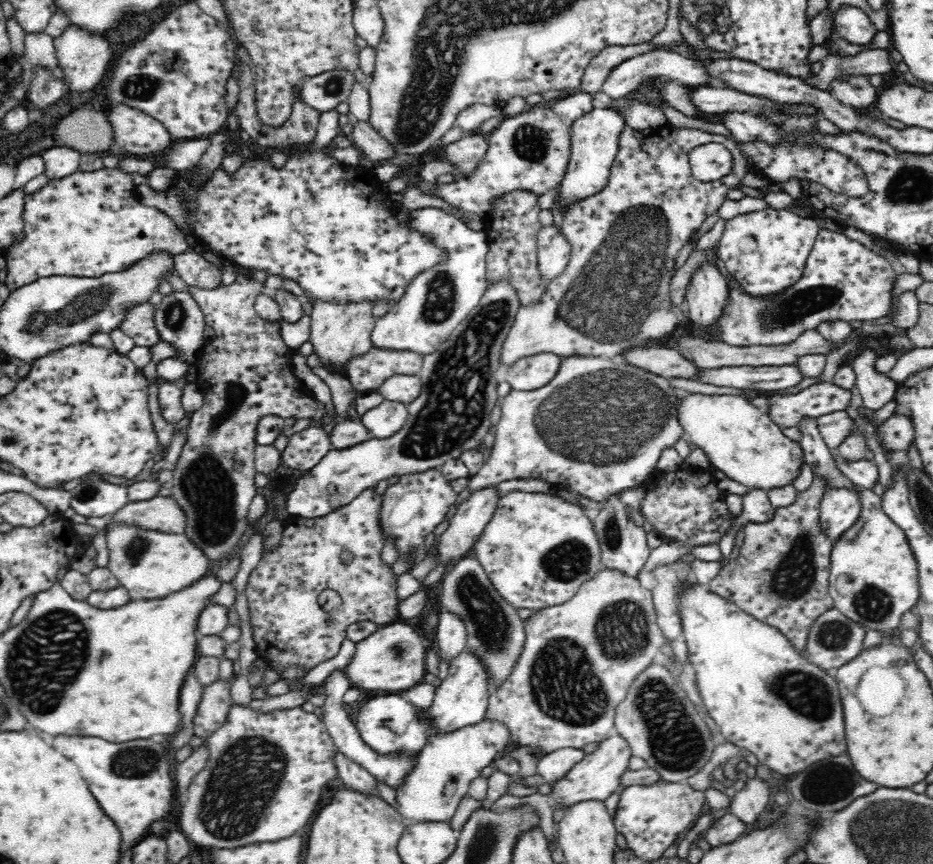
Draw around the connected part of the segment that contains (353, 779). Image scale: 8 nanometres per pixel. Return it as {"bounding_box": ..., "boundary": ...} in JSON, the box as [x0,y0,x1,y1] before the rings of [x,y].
{"bounding_box":[334,750,379,794],"boundary":[[[336,750],[336,754],[334,754],[334,765],[336,765],[336,772],[344,785],[350,786],[362,794],[379,794],[374,776],[339,750]]]}

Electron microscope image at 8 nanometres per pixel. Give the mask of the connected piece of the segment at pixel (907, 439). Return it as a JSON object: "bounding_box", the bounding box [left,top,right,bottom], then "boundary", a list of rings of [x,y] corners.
{"bounding_box":[879,411,914,450],"boundary":[[[895,411],[879,428],[879,438],[888,450],[909,447],[914,439],[914,421],[906,414]]]}

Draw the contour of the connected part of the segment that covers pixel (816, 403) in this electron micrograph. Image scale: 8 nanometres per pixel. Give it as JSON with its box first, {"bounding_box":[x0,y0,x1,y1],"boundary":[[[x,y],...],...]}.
{"bounding_box":[769,383,852,428],"boundary":[[[814,383],[798,394],[770,397],[769,417],[781,428],[796,426],[802,416],[817,419],[819,416],[846,411],[852,400],[850,388],[836,384]]]}

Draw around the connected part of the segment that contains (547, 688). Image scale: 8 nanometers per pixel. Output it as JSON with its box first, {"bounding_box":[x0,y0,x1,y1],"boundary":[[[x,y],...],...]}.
{"bounding_box":[485,568,667,753],"boundary":[[[613,568],[598,570],[598,574],[592,580],[586,580],[577,594],[564,604],[535,611],[525,620],[524,628],[526,631],[526,646],[524,646],[524,652],[520,656],[520,662],[516,663],[515,671],[512,671],[509,679],[506,679],[505,683],[502,683],[500,688],[489,696],[485,718],[497,720],[506,725],[510,729],[511,740],[519,746],[537,746],[548,753],[559,748],[582,749],[586,744],[601,742],[613,733],[617,706],[626,698],[630,684],[648,664],[660,659],[660,648],[667,644],[665,636],[656,622],[651,592],[642,587],[638,577],[628,576],[626,572]]]}

